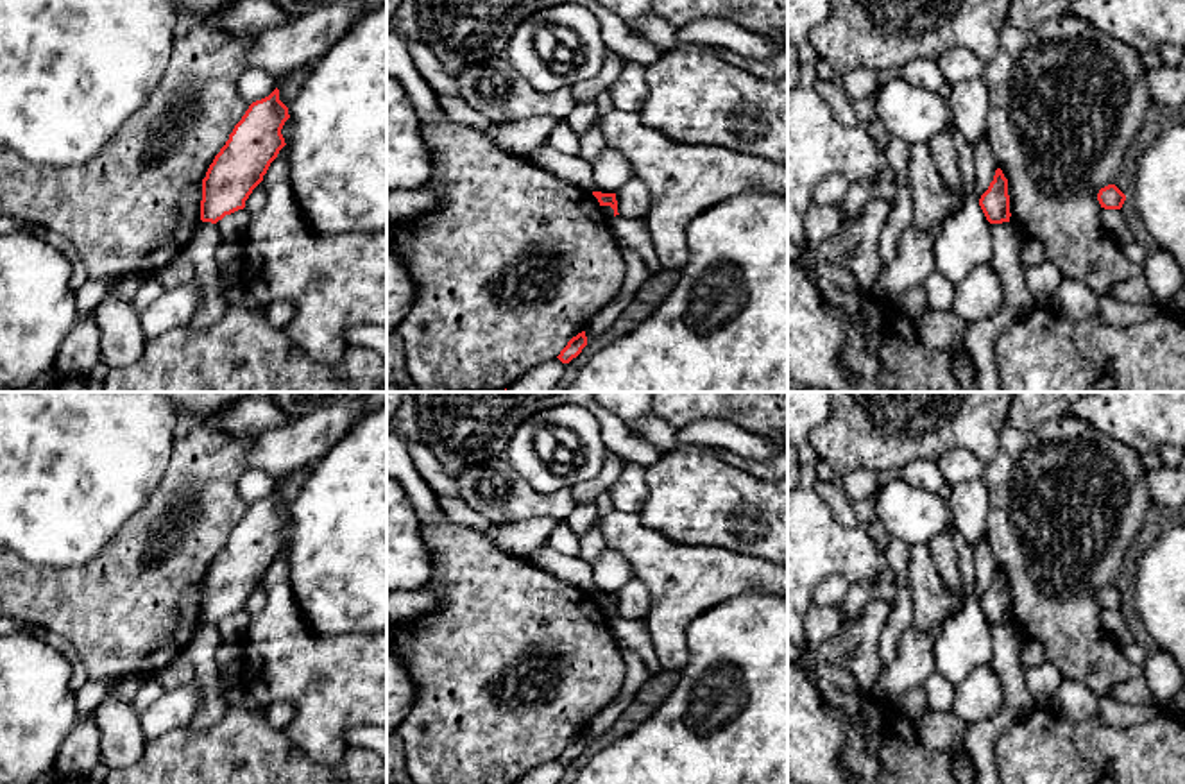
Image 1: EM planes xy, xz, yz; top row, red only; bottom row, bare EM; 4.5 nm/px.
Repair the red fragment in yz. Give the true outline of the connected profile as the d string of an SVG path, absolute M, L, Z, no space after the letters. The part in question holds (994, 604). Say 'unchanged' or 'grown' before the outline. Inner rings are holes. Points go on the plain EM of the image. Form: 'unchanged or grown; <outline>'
unchanged; M997 569L988 591L981 596L979 607L990 625L1010 623L1008 580Z

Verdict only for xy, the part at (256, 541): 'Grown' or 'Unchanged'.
Unchanged

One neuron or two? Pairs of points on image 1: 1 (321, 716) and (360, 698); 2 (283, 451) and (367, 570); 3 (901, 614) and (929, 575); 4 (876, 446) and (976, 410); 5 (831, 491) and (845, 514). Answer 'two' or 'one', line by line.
1: one
2: two
3: two
4: one
5: one

